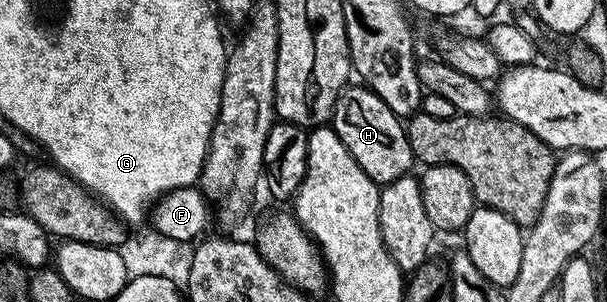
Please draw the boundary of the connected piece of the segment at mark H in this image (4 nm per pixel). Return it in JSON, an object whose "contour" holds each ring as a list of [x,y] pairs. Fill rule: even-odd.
{"contour":[[[348,86],[337,98],[335,113],[331,115],[329,124],[334,128],[337,138],[345,142],[345,150],[353,154],[357,166],[369,174],[374,184],[380,186],[389,182],[397,182],[397,178],[408,175],[411,167],[416,167],[417,161],[409,146],[409,138],[404,121],[373,90],[366,86]]]}

